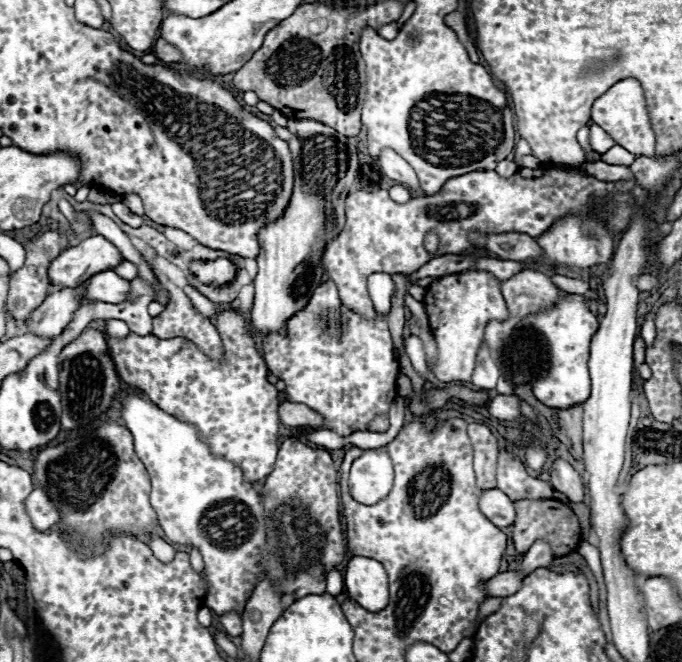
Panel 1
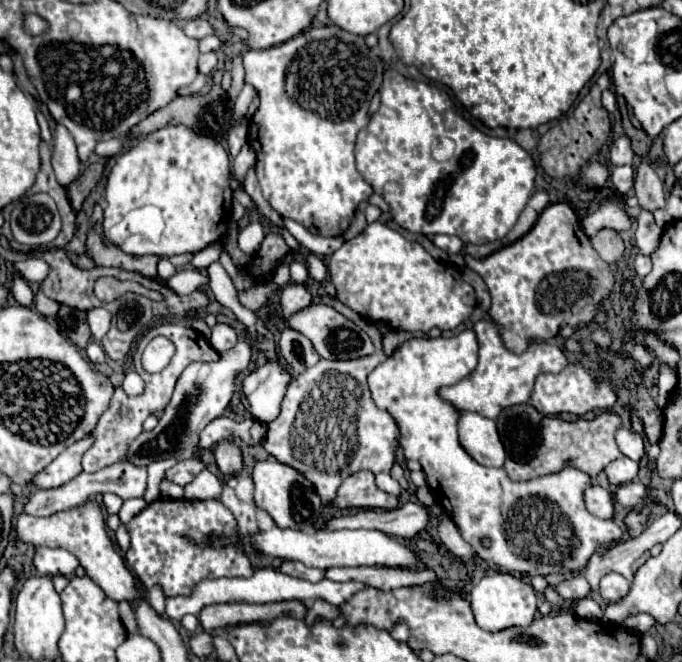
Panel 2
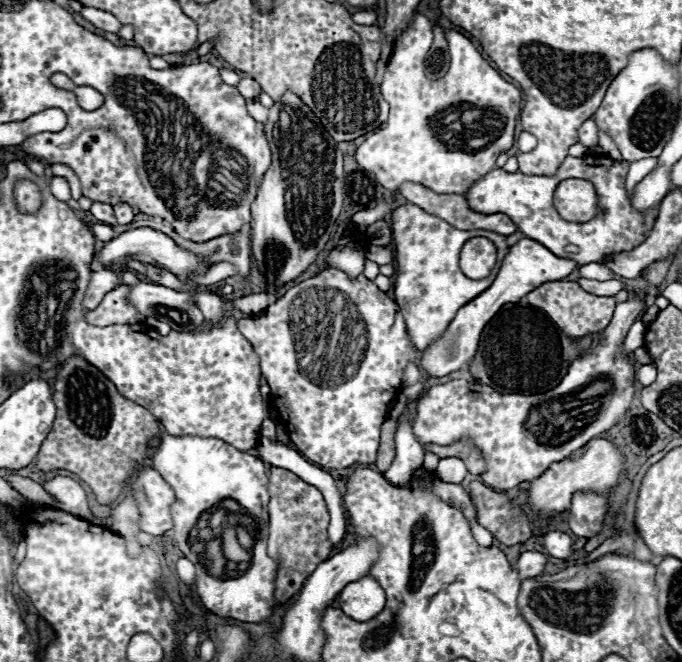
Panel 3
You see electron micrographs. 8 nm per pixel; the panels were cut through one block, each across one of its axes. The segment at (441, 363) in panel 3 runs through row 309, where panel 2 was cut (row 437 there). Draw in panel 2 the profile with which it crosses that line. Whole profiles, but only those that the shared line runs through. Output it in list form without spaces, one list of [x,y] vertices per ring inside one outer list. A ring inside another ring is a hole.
[[[464,412],[458,424],[460,442],[466,452],[479,464],[502,468],[506,460],[506,448],[500,440],[496,422],[476,412]]]

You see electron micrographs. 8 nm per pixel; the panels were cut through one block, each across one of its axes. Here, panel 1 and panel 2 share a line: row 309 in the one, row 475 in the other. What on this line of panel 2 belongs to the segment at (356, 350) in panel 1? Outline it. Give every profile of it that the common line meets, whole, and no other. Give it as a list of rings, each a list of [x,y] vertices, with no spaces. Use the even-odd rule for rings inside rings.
[[[376,352],[356,360],[320,360],[316,366],[308,368],[304,374],[294,378],[288,386],[288,392],[282,400],[282,410],[276,420],[268,424],[268,436],[264,440],[264,448],[278,462],[284,462],[298,472],[302,472],[316,488],[318,496],[324,504],[332,502],[340,482],[358,470],[370,472],[390,472],[398,446],[398,426],[388,412],[382,412],[374,406],[370,398],[370,390],[366,384],[366,376],[386,360],[386,354]]]

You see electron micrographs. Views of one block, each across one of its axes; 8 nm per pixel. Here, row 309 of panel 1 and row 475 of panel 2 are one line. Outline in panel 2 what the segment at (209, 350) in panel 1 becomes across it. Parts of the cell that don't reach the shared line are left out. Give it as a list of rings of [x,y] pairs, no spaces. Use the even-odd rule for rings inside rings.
[[[180,460],[176,466],[172,466],[170,470],[166,470],[164,478],[170,482],[176,482],[180,486],[186,486],[188,482],[194,480],[194,476],[204,470],[202,460]]]

